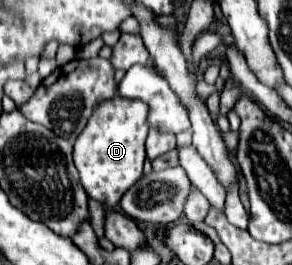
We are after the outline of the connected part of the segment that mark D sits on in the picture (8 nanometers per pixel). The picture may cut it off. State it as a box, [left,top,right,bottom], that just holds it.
[74,95,148,207]

